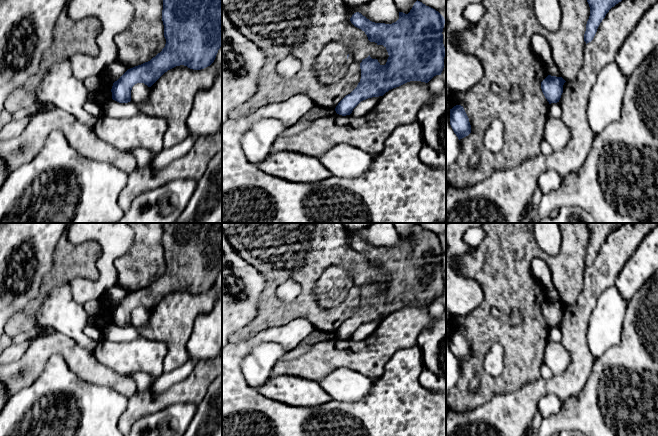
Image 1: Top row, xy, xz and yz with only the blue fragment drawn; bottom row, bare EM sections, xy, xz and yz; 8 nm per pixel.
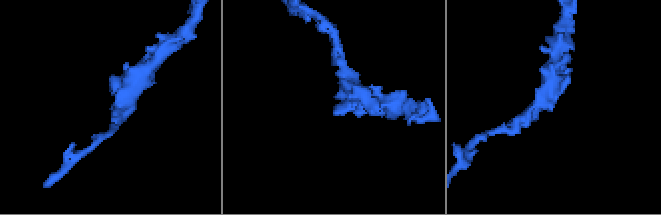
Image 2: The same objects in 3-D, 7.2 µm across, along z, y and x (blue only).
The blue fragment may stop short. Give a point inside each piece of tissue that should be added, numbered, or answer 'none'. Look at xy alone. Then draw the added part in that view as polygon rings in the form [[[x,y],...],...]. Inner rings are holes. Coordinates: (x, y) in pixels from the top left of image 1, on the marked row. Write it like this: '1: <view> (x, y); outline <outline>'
none

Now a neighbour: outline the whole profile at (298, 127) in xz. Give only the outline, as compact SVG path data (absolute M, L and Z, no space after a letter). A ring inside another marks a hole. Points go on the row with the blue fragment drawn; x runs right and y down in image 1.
M306 121L303 123L295 123L293 126L288 127L284 132L282 132L279 137L289 137L294 134L300 133L308 128L314 121Z

